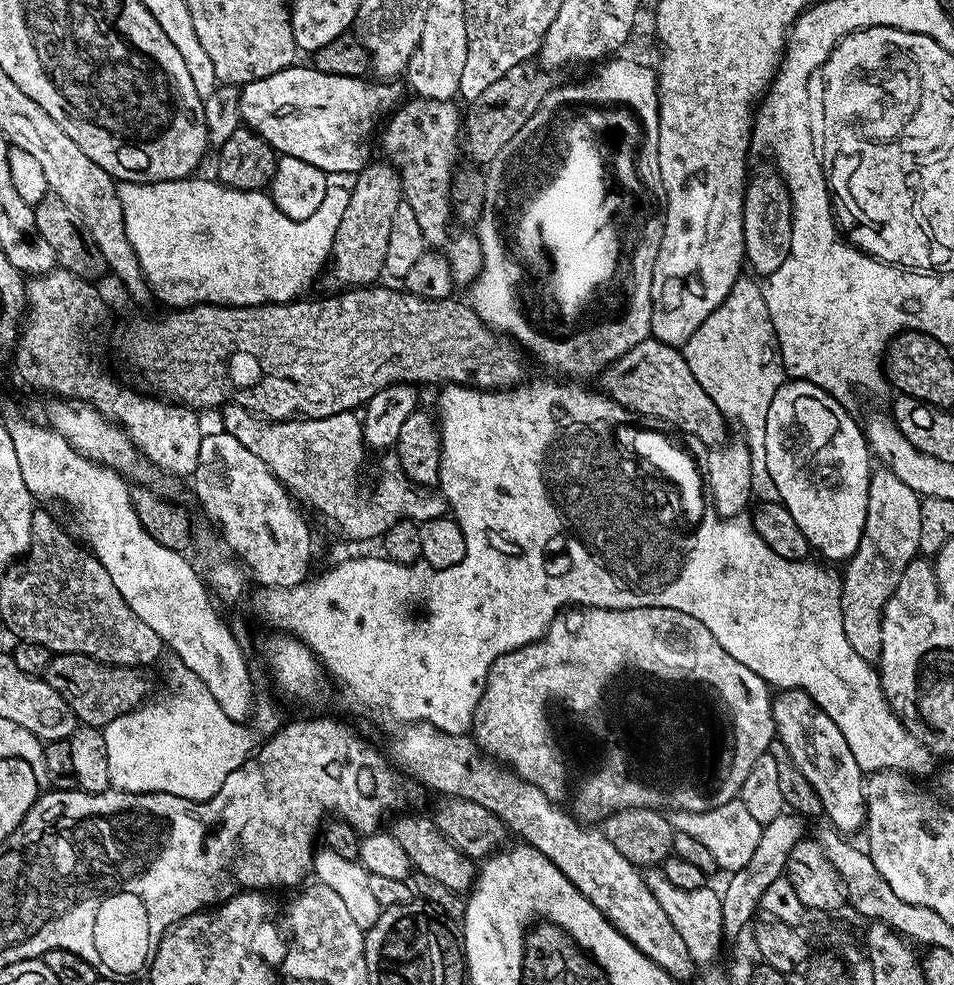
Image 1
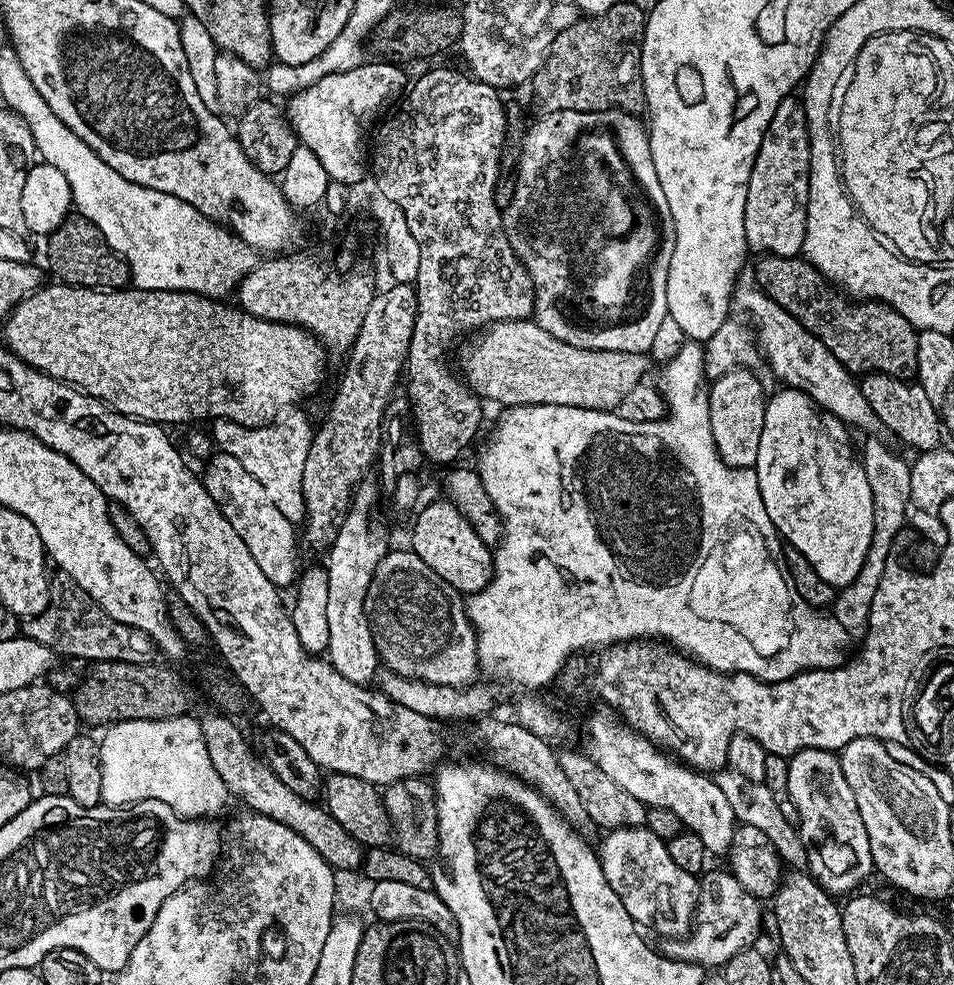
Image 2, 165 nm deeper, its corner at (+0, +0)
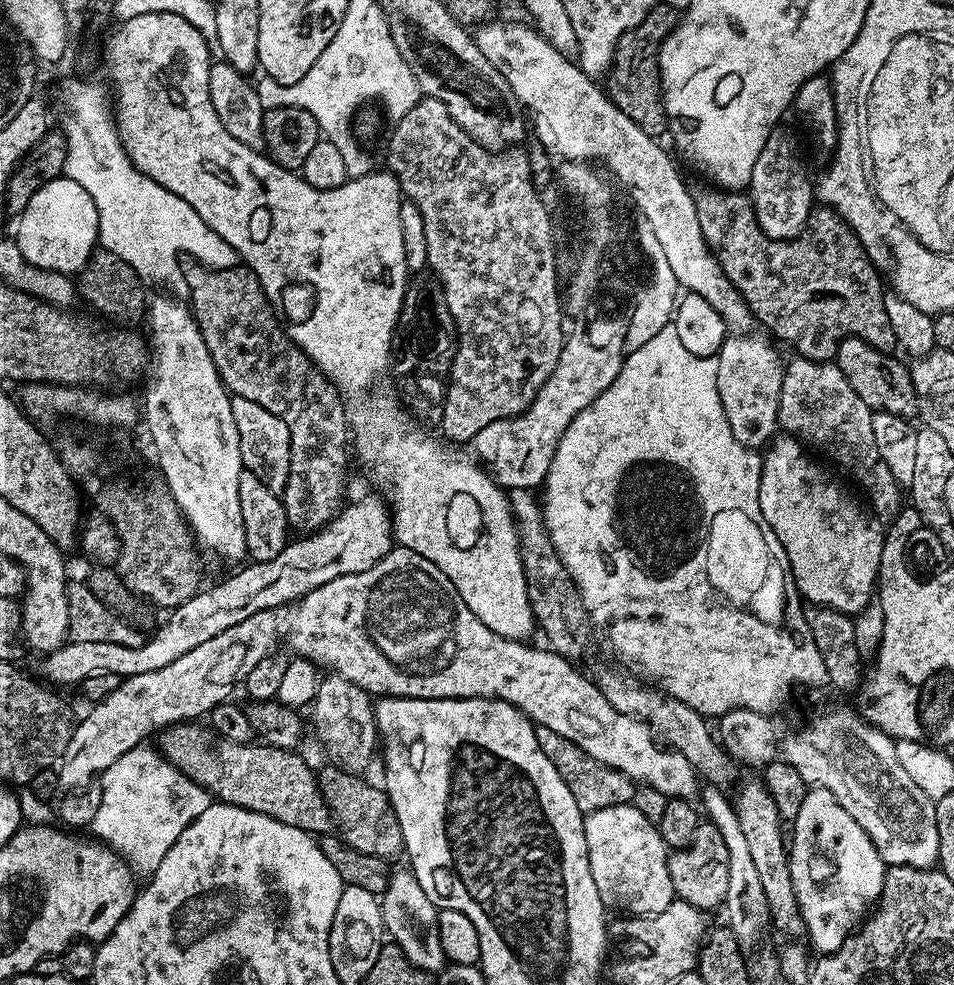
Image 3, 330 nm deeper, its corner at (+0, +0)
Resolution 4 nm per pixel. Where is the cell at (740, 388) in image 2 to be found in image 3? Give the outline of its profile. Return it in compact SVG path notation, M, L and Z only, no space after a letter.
M728 334L724 344L716 353L718 362L718 398L722 398L722 410L726 410L726 422L730 422L730 434L742 442L742 446L753 450L765 447L778 432L778 402L782 394L782 378L785 365L780 356L757 334Z

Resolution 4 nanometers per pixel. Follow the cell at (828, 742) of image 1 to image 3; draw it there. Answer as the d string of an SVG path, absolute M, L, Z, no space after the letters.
M825 788L809 790L802 802L802 810L798 810L798 818L791 828L788 869L794 894L798 898L800 917L804 920L803 931L808 932L808 940L817 948L817 953L831 954L847 942L848 937L865 919L869 909L879 901L886 865L874 842L870 842L866 830L862 830L862 826L858 826L858 822L854 822L854 818L846 814L846 810L842 810L834 794L830 794L830 790Z

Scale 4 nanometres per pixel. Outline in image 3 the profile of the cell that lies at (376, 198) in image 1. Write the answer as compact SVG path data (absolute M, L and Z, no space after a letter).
M195 262L189 265L189 268L182 272L182 280L188 283L187 299L190 301L192 315L196 317L202 330L206 350L210 350L210 358L214 358L214 366L221 382L232 396L250 398L250 402L258 402L258 406L282 418L282 422L286 422L290 430L290 470L282 493L288 527L295 531L297 528L300 531L297 533L300 534L318 532L335 519L345 499L344 475L348 472L350 429L340 392L331 380L327 380L316 369L315 362L310 360L296 343L288 339L280 317L270 306L266 306L262 286L247 266L206 268Z

